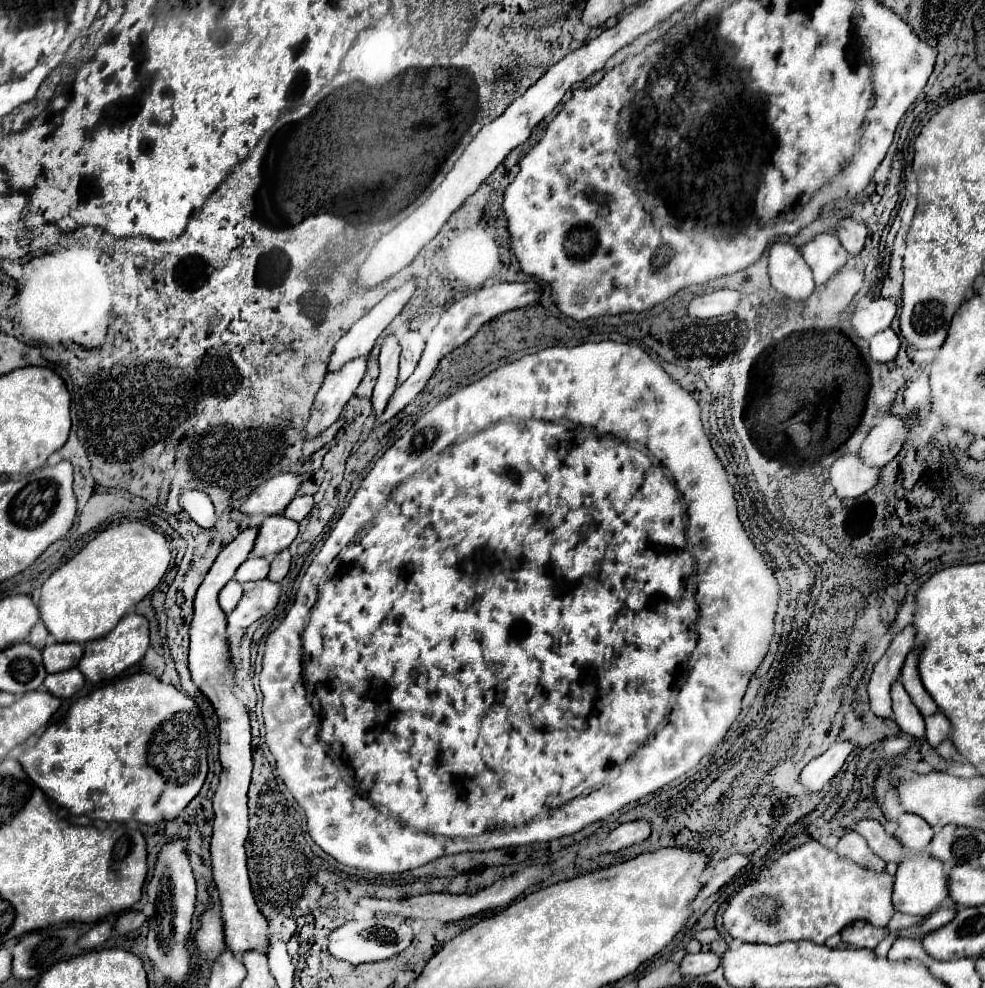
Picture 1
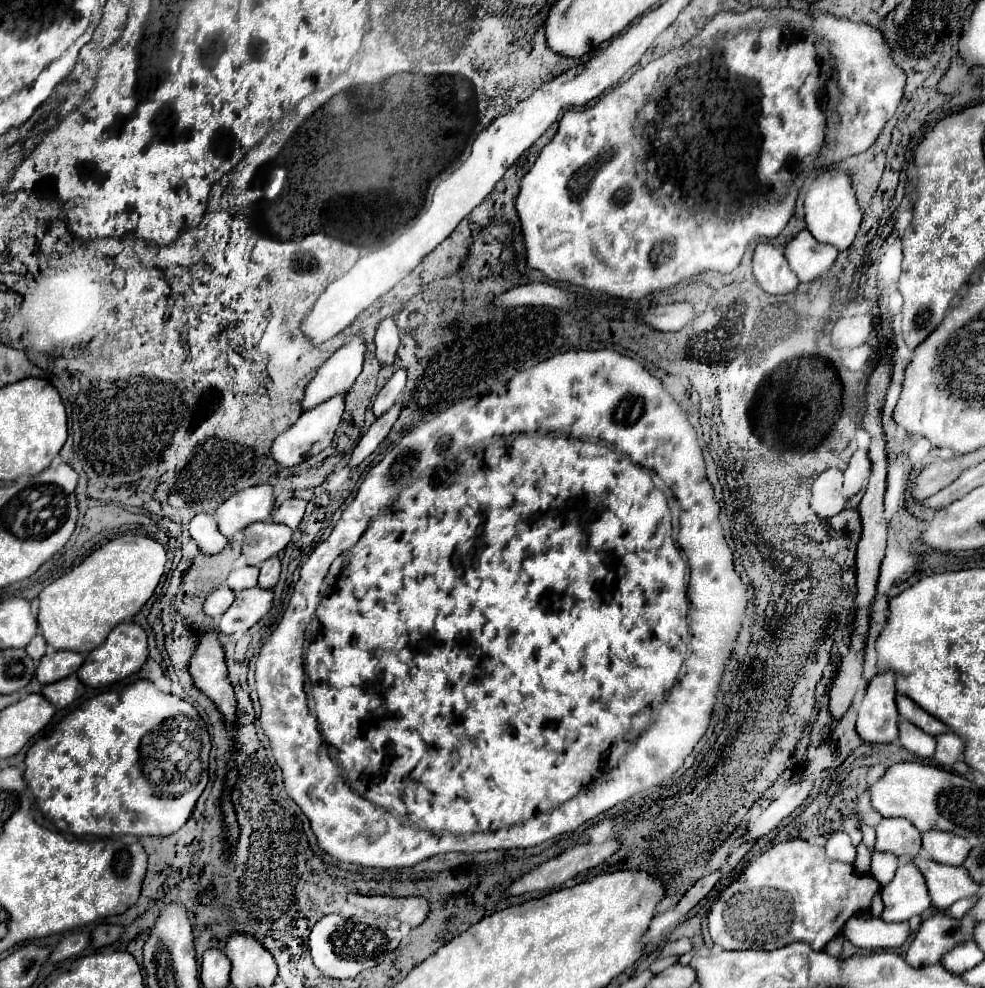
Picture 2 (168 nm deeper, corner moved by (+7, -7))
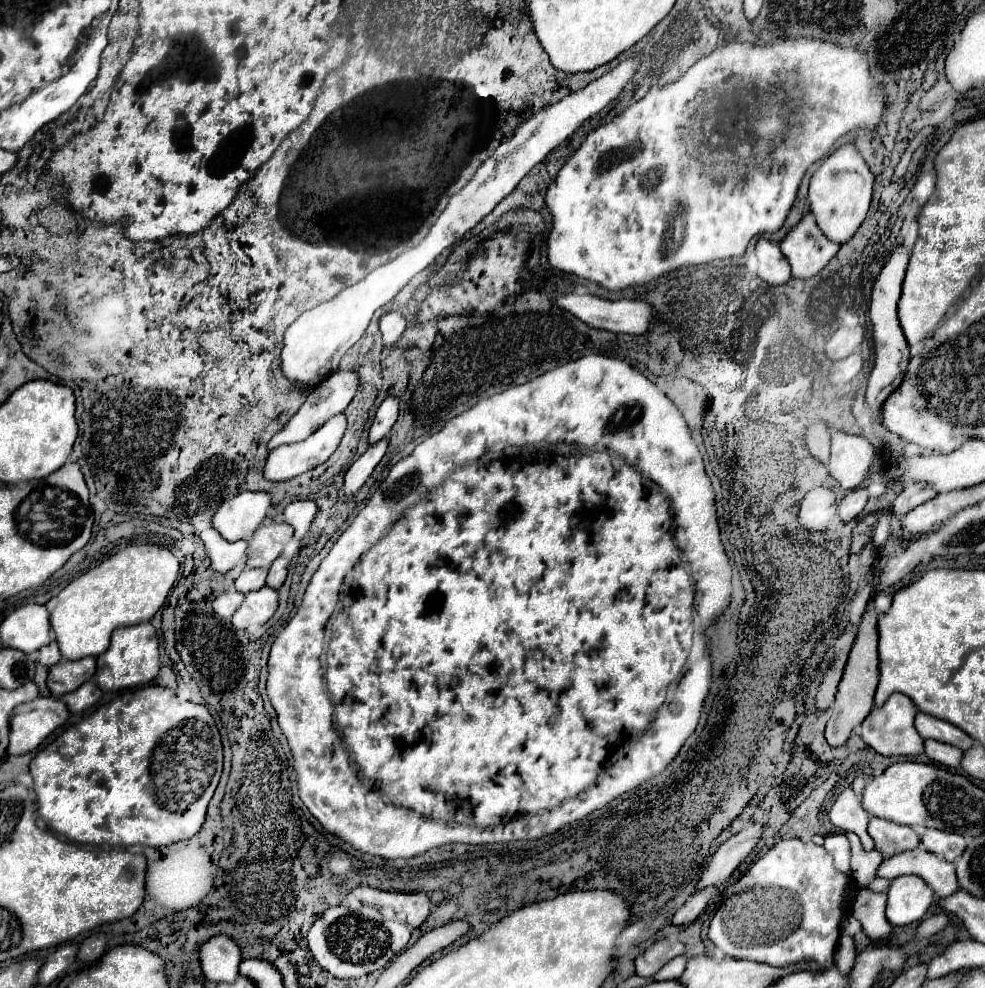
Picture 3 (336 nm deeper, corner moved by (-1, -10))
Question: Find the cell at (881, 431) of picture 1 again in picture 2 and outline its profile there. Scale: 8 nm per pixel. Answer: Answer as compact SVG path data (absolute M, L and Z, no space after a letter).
M866 448L856 450L856 454L850 460L850 466L844 472L844 498L846 500L850 500L854 494L866 488L870 470L872 470L872 464L866 456Z

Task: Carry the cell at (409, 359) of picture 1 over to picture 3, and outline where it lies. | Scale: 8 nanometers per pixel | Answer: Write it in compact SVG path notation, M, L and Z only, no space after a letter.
M390 395L382 401L382 405L376 411L374 423L370 427L370 443L376 443L376 441L384 439L390 433L390 427L398 419L398 411L400 411L400 397Z

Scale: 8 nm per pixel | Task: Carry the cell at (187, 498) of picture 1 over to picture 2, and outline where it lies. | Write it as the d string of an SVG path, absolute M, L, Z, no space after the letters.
M196 514L190 522L190 534L204 554L218 554L226 548L228 538L220 534L216 520L208 514Z

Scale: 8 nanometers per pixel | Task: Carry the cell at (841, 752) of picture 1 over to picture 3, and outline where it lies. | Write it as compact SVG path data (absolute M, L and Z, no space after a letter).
M750 823L738 835L730 837L726 843L722 843L718 847L718 851L714 853L708 869L702 873L698 889L712 887L712 885L718 885L720 881L728 879L736 871L736 867L754 851L762 833L764 831L762 831L760 823Z

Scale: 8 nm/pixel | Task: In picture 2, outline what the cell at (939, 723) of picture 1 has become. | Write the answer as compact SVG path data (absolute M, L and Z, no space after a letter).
M946 732L936 736L936 754L934 760L944 764L944 766L954 766L954 762L962 760L964 756L964 740L960 740L960 736L956 736L954 732Z

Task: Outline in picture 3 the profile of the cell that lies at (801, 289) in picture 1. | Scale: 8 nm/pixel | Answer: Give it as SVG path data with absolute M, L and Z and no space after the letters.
M758 239L756 257L758 257L758 277L768 285L786 285L792 279L788 259L782 257L778 243Z

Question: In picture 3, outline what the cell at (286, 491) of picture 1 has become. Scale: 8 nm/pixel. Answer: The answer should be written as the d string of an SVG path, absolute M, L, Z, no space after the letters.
M244 491L234 499L224 501L224 505L220 505L216 515L212 517L212 525L228 541L246 539L246 535L254 533L262 525L270 507L270 493Z

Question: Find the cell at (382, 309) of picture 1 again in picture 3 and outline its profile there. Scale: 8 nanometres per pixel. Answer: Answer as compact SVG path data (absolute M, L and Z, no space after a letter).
M334 371L330 373L324 381L320 381L312 393L308 395L308 399L304 401L304 405L300 407L300 411L288 421L288 425L278 431L272 439L270 439L270 449L278 447L278 445L284 445L284 443L296 443L296 441L302 441L304 437L312 435L320 425L324 425L324 421L328 421L330 417L334 417L336 413L342 413L346 411L346 407L350 405L350 401L354 399L356 391L358 391L360 383L358 383L358 373L356 371Z

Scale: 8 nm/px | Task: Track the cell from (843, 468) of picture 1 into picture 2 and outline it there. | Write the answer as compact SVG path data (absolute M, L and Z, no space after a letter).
M830 468L822 472L812 484L810 508L820 518L830 518L844 508L846 498L842 496L842 472L838 468Z

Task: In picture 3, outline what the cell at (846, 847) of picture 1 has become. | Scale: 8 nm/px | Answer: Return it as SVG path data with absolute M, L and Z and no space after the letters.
M844 833L826 835L824 849L828 849L828 853L832 853L836 869L840 869L842 873L850 873L850 841L846 839Z

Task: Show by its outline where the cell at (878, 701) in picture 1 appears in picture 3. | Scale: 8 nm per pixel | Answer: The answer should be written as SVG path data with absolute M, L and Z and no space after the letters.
M892 693L884 705L874 707L870 711L870 715L864 719L860 737L868 747L872 747L874 751L878 751L880 755L886 755L886 757L918 755L918 753L922 753L922 739L914 729L914 715L916 715L916 707L912 705L912 701L906 695Z

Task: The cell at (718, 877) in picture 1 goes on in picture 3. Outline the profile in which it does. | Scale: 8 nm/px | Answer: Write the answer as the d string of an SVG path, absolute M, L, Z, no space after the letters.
M710 887L708 889L700 889L696 891L672 917L672 923L674 925L686 925L686 923L692 923L700 913L702 909L706 907L708 903L708 897L710 897Z

